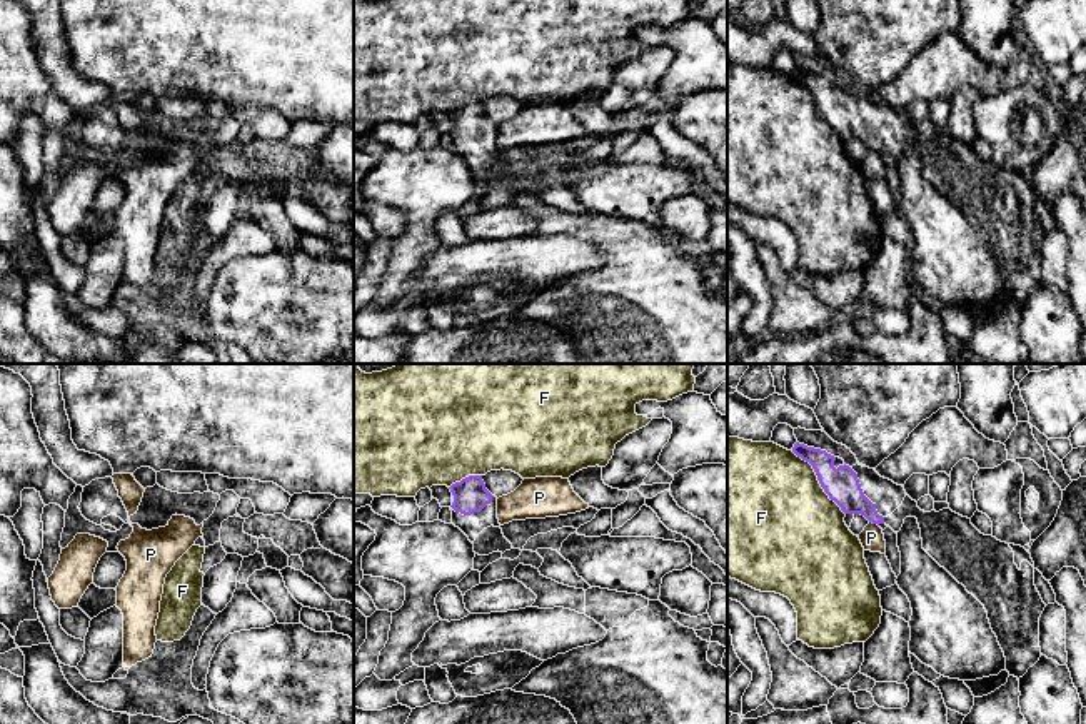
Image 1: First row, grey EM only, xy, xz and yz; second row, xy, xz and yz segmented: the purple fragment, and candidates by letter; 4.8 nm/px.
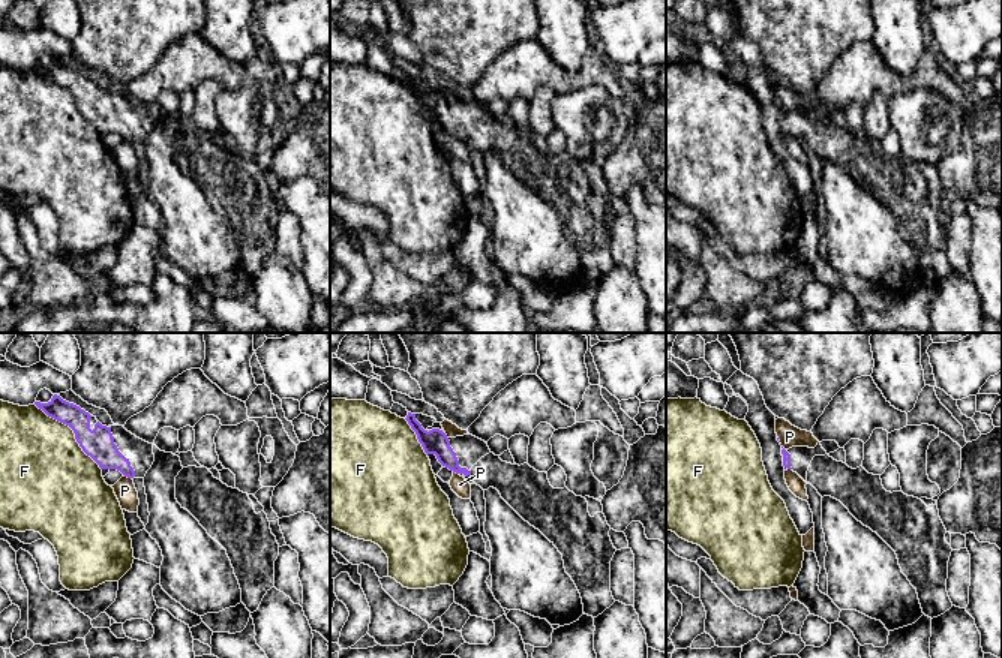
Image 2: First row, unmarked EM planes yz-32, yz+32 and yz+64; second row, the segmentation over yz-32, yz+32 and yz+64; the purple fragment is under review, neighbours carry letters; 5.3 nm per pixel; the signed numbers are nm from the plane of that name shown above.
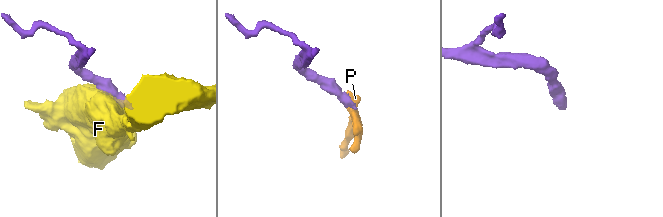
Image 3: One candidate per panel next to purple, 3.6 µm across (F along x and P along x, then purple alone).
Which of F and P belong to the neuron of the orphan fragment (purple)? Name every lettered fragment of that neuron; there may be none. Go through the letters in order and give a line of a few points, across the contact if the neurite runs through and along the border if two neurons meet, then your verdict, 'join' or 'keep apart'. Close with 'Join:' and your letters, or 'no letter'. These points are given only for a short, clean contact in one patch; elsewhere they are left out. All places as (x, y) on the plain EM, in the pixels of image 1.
F: keep apart
P: keep apart
Join: no letter

